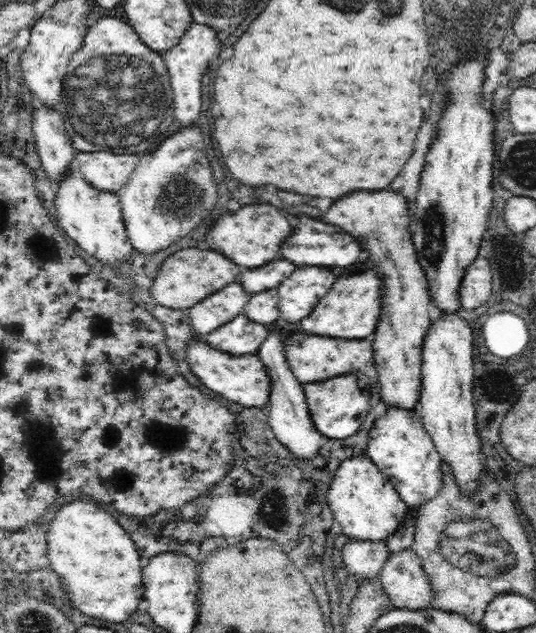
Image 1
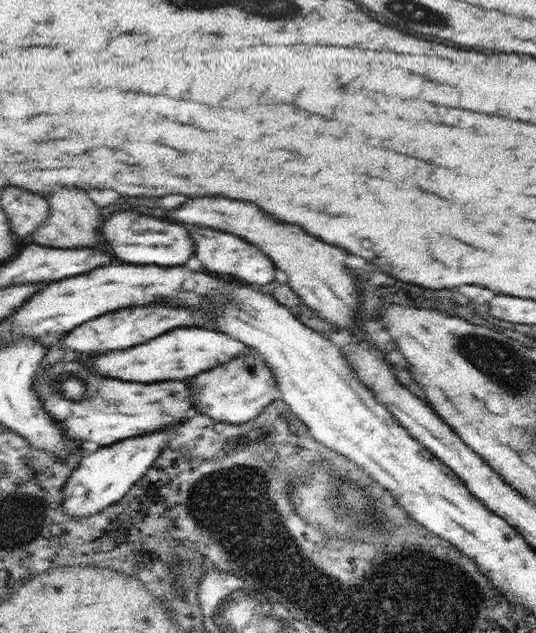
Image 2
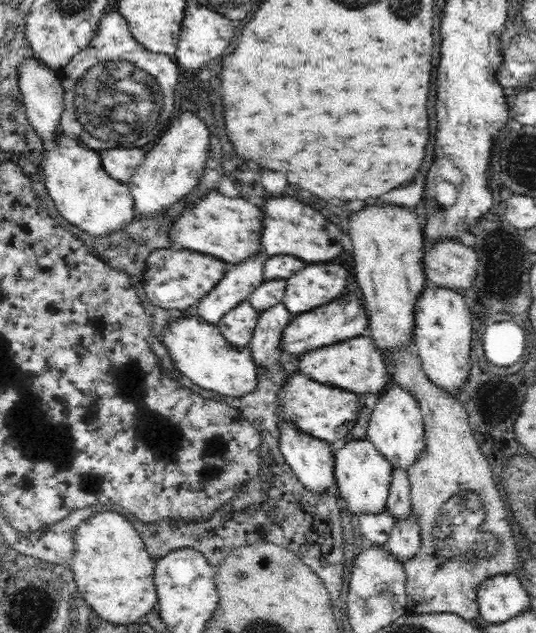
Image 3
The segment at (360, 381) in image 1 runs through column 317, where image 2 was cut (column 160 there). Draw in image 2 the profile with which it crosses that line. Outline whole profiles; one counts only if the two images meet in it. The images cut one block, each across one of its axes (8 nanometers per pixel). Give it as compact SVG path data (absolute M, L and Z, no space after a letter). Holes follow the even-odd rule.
M78 360L74 362L58 362L48 368L41 367L36 373L36 392L40 394L42 406L60 426L66 438L72 438L83 448L95 449L113 445L115 442L142 434L161 431L166 427L176 426L180 419L186 419L185 412L193 408L192 382L160 382L160 384L142 384L142 382L122 382L116 378L100 376L90 368L82 366Z

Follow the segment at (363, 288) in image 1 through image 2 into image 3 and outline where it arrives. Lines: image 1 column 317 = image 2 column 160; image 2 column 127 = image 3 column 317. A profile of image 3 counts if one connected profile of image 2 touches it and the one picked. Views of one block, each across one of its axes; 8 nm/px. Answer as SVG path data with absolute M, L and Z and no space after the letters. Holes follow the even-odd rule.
M344 292L340 300L334 300L326 306L320 306L312 312L306 312L306 314L300 314L300 316L293 318L286 325L286 330L282 332L282 346L280 349L284 355L288 357L286 352L290 352L290 354L300 356L300 354L306 354L314 348L322 348L322 346L328 346L332 342L340 342L344 338L354 338L354 336L364 334L364 330L369 326L368 314L366 310L362 310L362 308L365 308L365 304L364 302L358 302L356 306L352 306L352 296L354 294Z

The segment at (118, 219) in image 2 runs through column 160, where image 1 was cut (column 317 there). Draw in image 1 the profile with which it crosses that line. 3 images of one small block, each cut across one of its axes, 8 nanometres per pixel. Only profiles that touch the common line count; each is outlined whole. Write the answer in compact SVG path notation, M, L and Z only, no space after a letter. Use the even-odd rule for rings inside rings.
M302 214L298 228L292 232L292 236L282 244L282 256L288 258L294 264L310 264L310 266L346 266L354 264L363 251L362 245L340 230L338 226L324 224L320 220L312 220L310 216Z

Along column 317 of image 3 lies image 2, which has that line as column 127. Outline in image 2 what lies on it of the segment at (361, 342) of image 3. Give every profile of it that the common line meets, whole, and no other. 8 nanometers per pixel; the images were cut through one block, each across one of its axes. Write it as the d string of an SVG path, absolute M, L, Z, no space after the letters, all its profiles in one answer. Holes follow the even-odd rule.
M206 327L174 328L142 346L132 346L130 350L114 352L114 354L100 354L96 358L94 370L130 382L187 381L201 372L236 360L238 354L246 352L246 348L246 344L242 341Z

